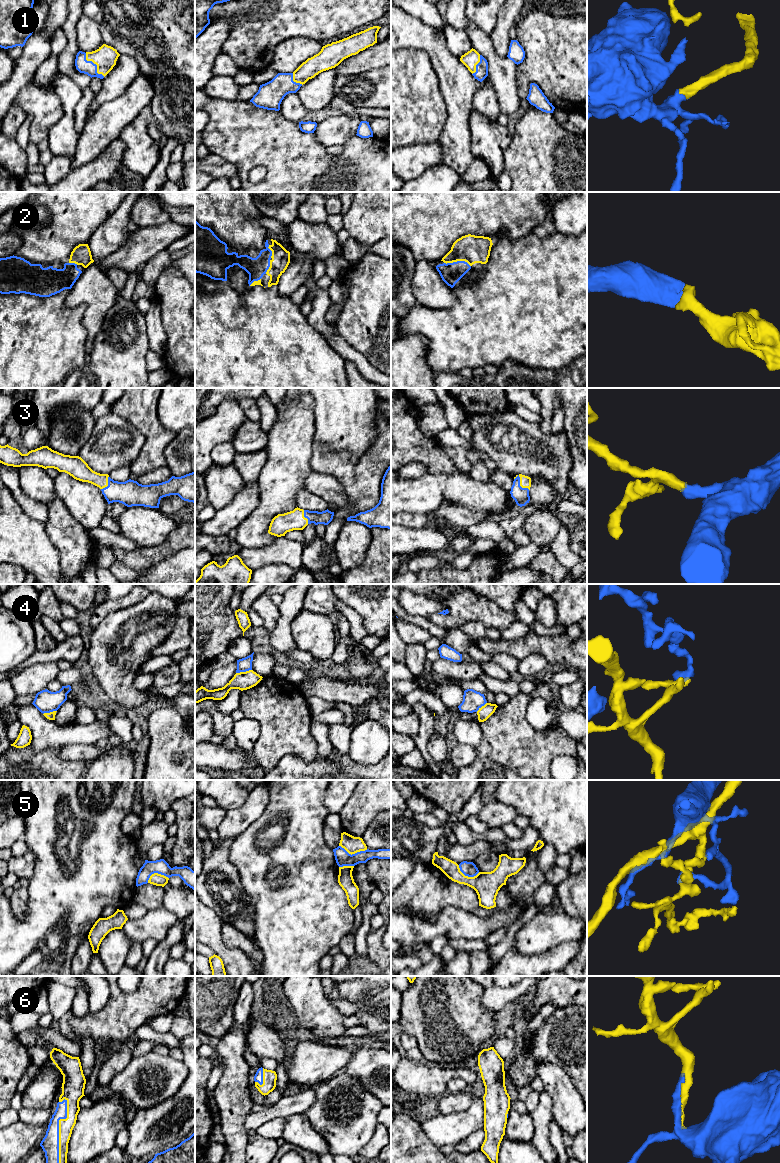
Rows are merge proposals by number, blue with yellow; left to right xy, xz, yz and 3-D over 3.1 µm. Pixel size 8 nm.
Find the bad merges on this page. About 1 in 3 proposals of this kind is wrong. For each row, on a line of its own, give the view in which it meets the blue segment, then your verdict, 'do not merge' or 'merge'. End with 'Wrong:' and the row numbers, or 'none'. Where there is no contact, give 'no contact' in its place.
1: meets blue in xy; merge
2: meets blue in yz; merge
3: meets blue in yz; merge
4: meets blue in xz; do not merge
5: meets blue in xz; do not merge
6: meets blue in xy; merge
Wrong: 4, 5

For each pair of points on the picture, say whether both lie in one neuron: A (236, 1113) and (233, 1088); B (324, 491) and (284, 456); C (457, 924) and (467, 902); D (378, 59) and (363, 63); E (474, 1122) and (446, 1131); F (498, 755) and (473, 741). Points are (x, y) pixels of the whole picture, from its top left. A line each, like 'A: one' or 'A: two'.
A: one
B: two
C: two
D: one
E: one
F: two

